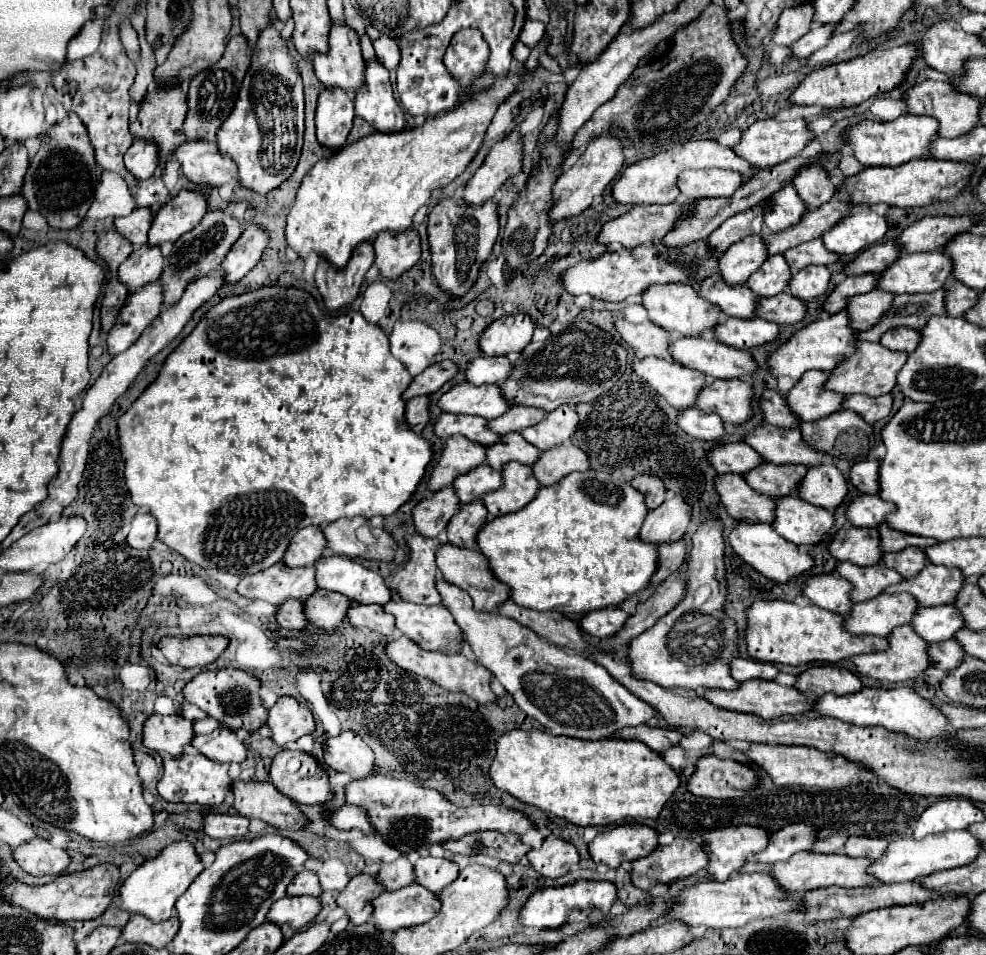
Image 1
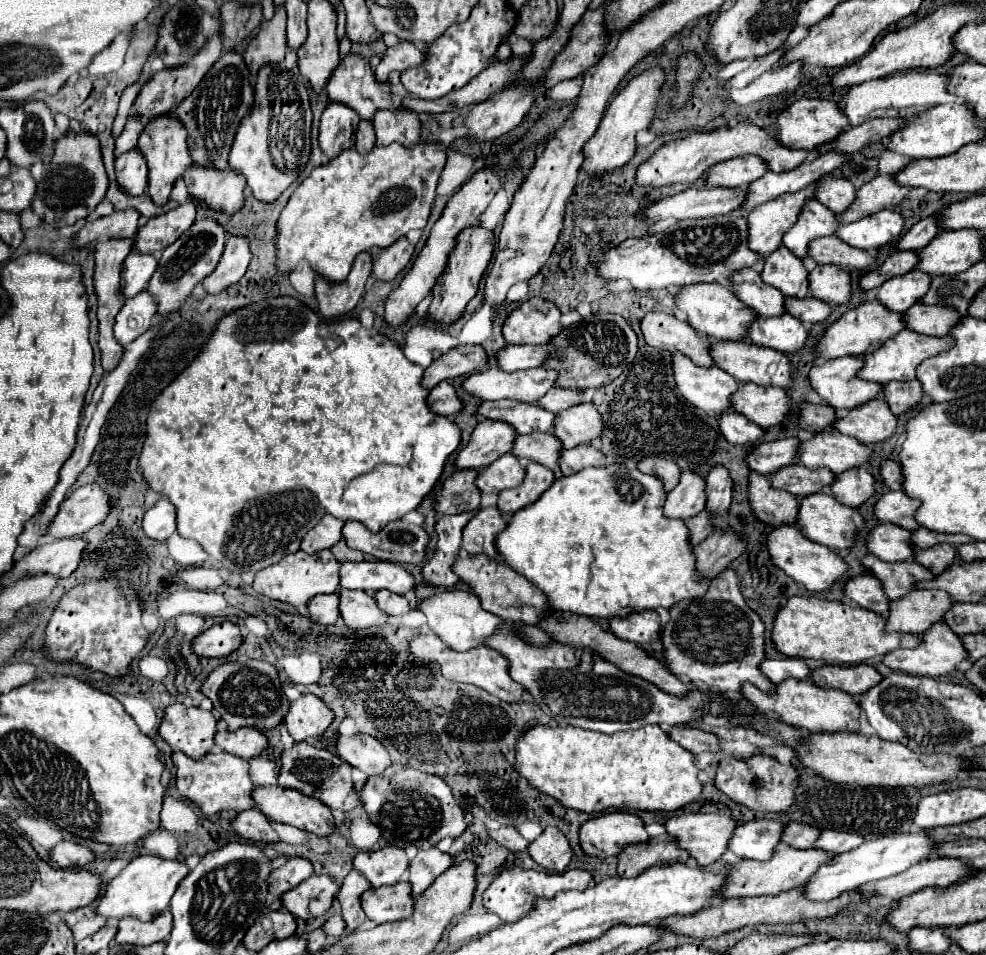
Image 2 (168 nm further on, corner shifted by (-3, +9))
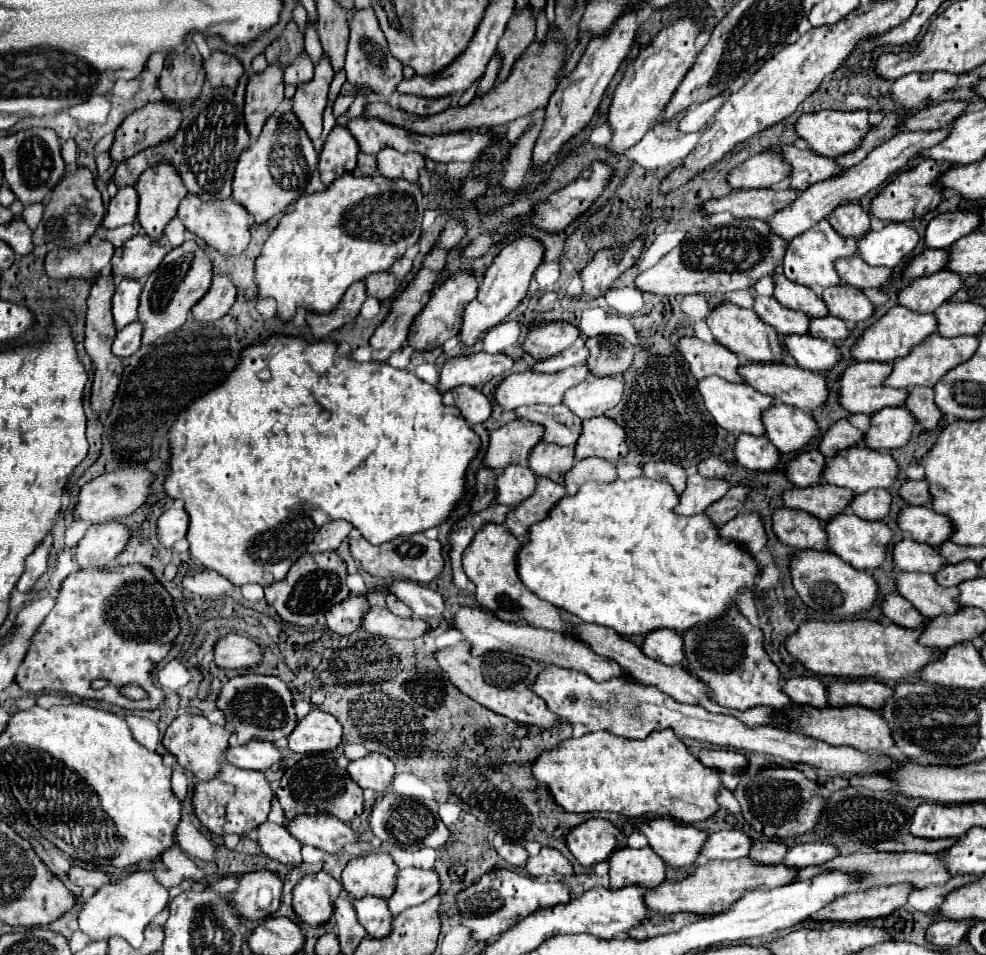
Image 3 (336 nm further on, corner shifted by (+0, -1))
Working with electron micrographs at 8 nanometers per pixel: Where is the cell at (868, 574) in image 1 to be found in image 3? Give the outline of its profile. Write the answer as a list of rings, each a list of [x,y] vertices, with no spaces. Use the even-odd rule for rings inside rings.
[[[895,572],[897,592],[925,618],[943,614],[945,610],[957,610],[957,588],[943,588],[935,582],[933,574],[919,572]]]

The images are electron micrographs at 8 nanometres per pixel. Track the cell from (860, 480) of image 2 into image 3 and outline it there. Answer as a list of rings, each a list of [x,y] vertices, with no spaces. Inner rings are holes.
[[[867,490],[865,494],[853,496],[849,508],[863,520],[883,520],[891,506],[891,494],[887,490]]]

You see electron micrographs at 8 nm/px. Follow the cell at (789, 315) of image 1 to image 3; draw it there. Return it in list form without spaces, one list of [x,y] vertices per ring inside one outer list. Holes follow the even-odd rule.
[[[823,316],[823,318],[811,318],[809,320],[809,334],[815,336],[815,338],[837,342],[841,338],[847,338],[849,330],[835,316]]]

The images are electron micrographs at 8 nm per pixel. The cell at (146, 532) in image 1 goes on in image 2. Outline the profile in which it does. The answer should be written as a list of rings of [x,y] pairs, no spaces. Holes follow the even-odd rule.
[[[160,498],[144,514],[144,534],[154,540],[166,540],[176,530],[176,508],[168,498]]]

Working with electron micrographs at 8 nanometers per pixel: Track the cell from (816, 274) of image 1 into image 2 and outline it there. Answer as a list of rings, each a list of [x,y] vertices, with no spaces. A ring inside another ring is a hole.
[[[816,266],[810,272],[810,294],[828,304],[848,304],[852,298],[852,278],[848,268]]]

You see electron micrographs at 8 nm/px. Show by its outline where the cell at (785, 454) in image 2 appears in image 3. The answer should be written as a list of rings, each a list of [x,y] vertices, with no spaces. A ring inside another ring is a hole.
[[[801,450],[793,460],[789,460],[785,468],[785,476],[795,486],[813,486],[821,482],[825,458],[817,450]]]

